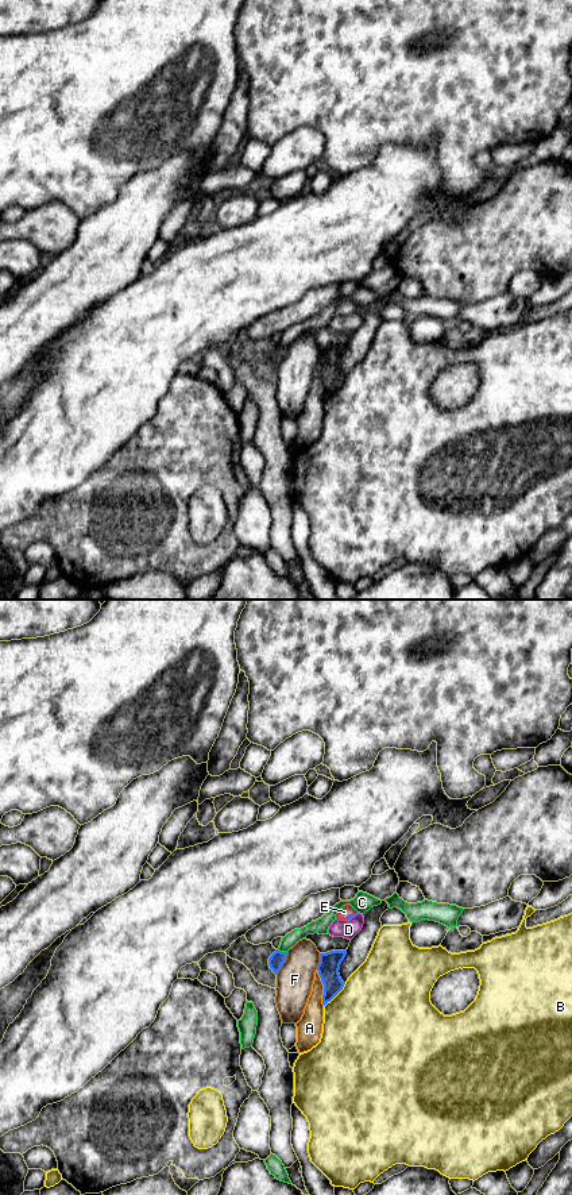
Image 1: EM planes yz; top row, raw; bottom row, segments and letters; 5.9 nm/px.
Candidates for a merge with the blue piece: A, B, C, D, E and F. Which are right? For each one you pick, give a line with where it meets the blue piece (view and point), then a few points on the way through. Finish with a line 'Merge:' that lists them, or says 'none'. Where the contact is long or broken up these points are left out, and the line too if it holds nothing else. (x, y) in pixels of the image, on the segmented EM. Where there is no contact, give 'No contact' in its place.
E: Touches blue at yz (352, 914). Path across: yz (350, 917), (352, 914), (344, 912)
Merge: E

